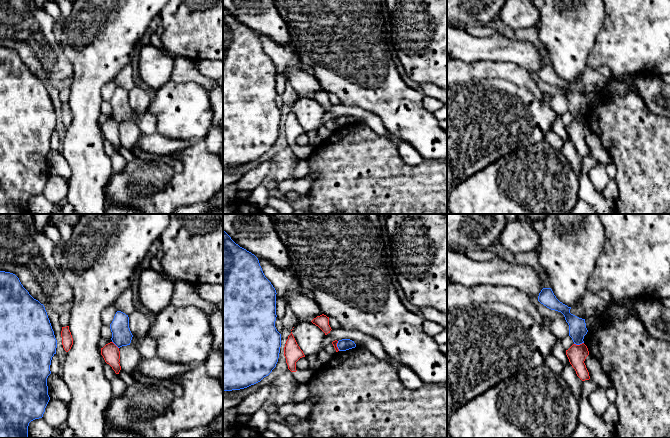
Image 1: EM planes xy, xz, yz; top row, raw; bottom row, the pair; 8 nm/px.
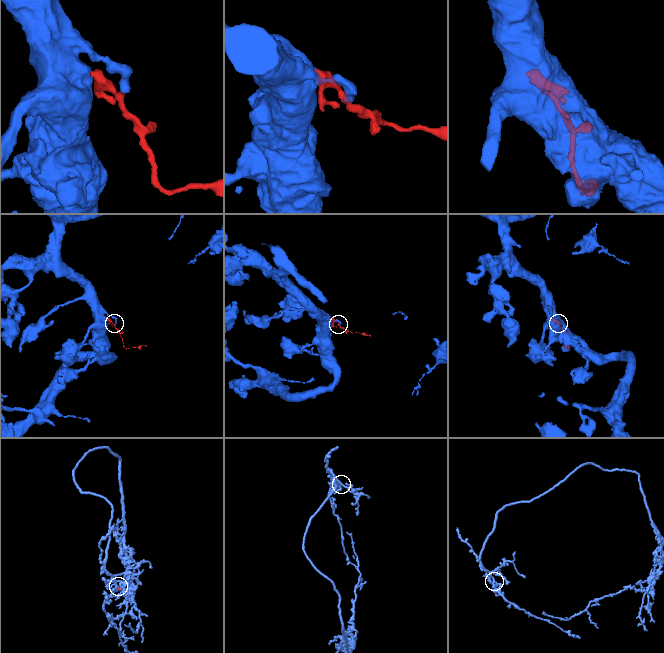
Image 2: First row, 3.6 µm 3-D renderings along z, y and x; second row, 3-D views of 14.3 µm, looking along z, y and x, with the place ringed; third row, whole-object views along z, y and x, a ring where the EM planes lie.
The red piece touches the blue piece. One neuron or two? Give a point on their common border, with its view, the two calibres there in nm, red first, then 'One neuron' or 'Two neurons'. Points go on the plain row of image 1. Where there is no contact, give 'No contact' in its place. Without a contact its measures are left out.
Touches red at yz (578, 121). Thickness 150 nm (red) against 140 nm. Two neurons

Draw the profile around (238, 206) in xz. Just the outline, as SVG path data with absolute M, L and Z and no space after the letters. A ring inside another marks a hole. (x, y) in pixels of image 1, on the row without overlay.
M236 199L231 204L223 207L223 214L263 214L262 210L247 200Z

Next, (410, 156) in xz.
M401 141L399 144L397 144L397 148L400 157L407 165L416 166L423 161L423 158L418 151L416 151L408 142Z

